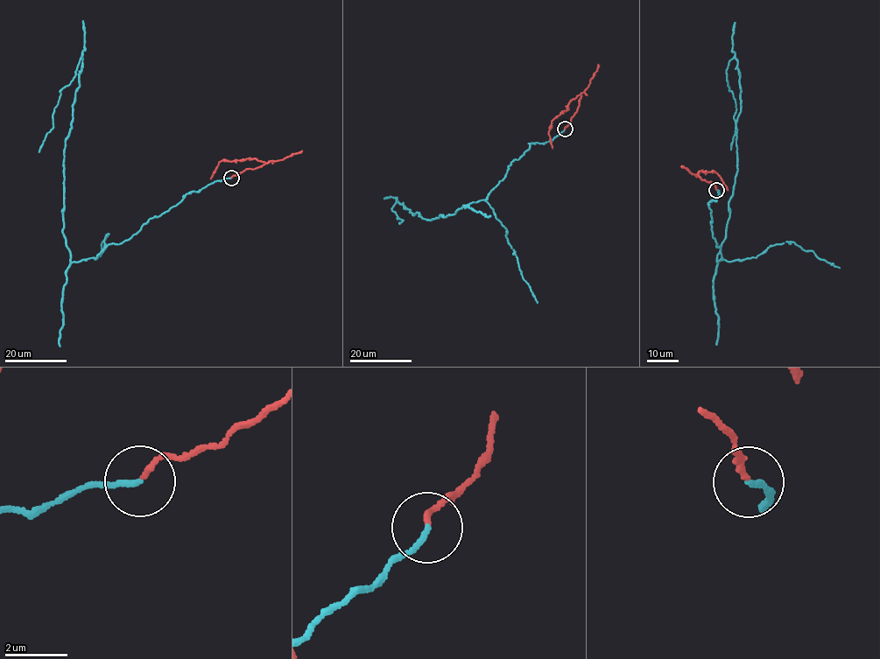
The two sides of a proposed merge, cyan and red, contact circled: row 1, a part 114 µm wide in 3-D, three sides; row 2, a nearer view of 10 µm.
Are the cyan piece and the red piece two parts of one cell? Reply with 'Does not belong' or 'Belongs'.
Does not belong

